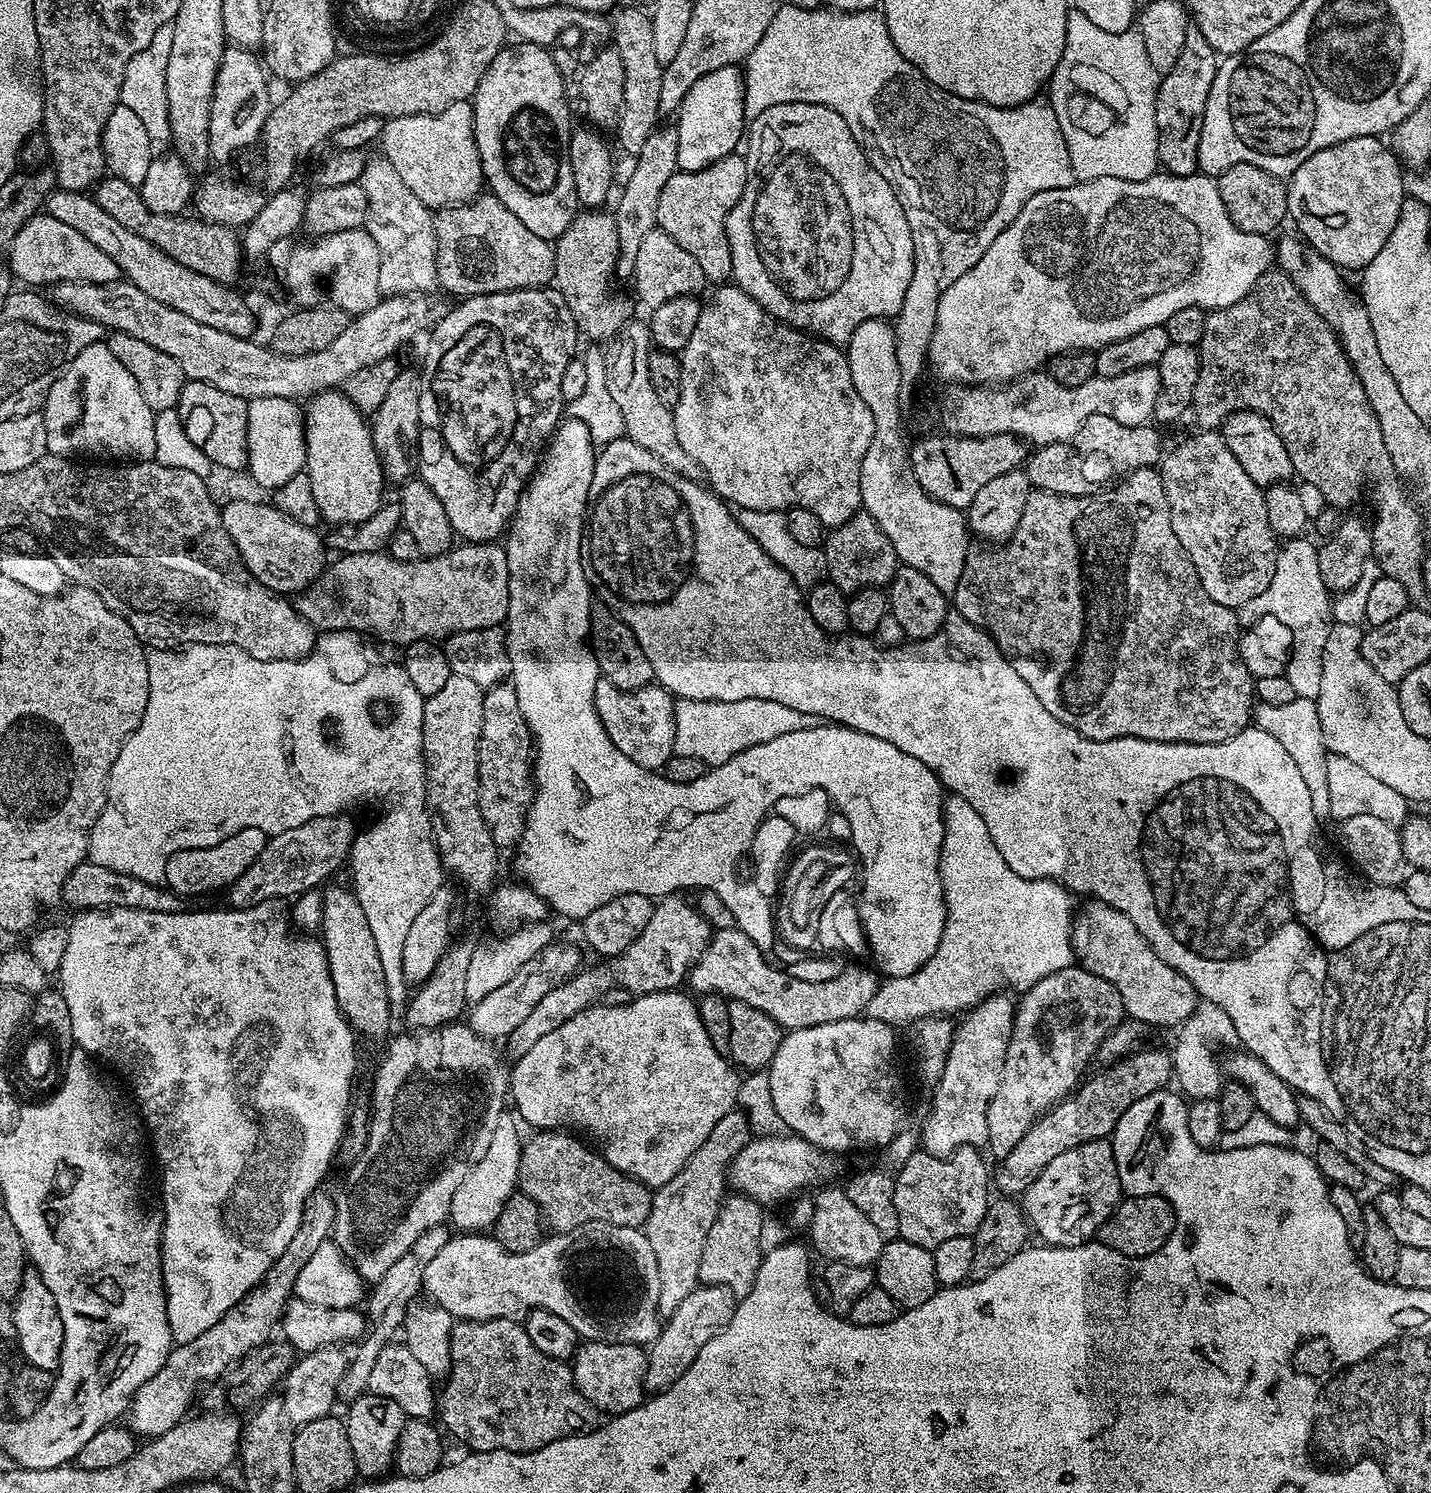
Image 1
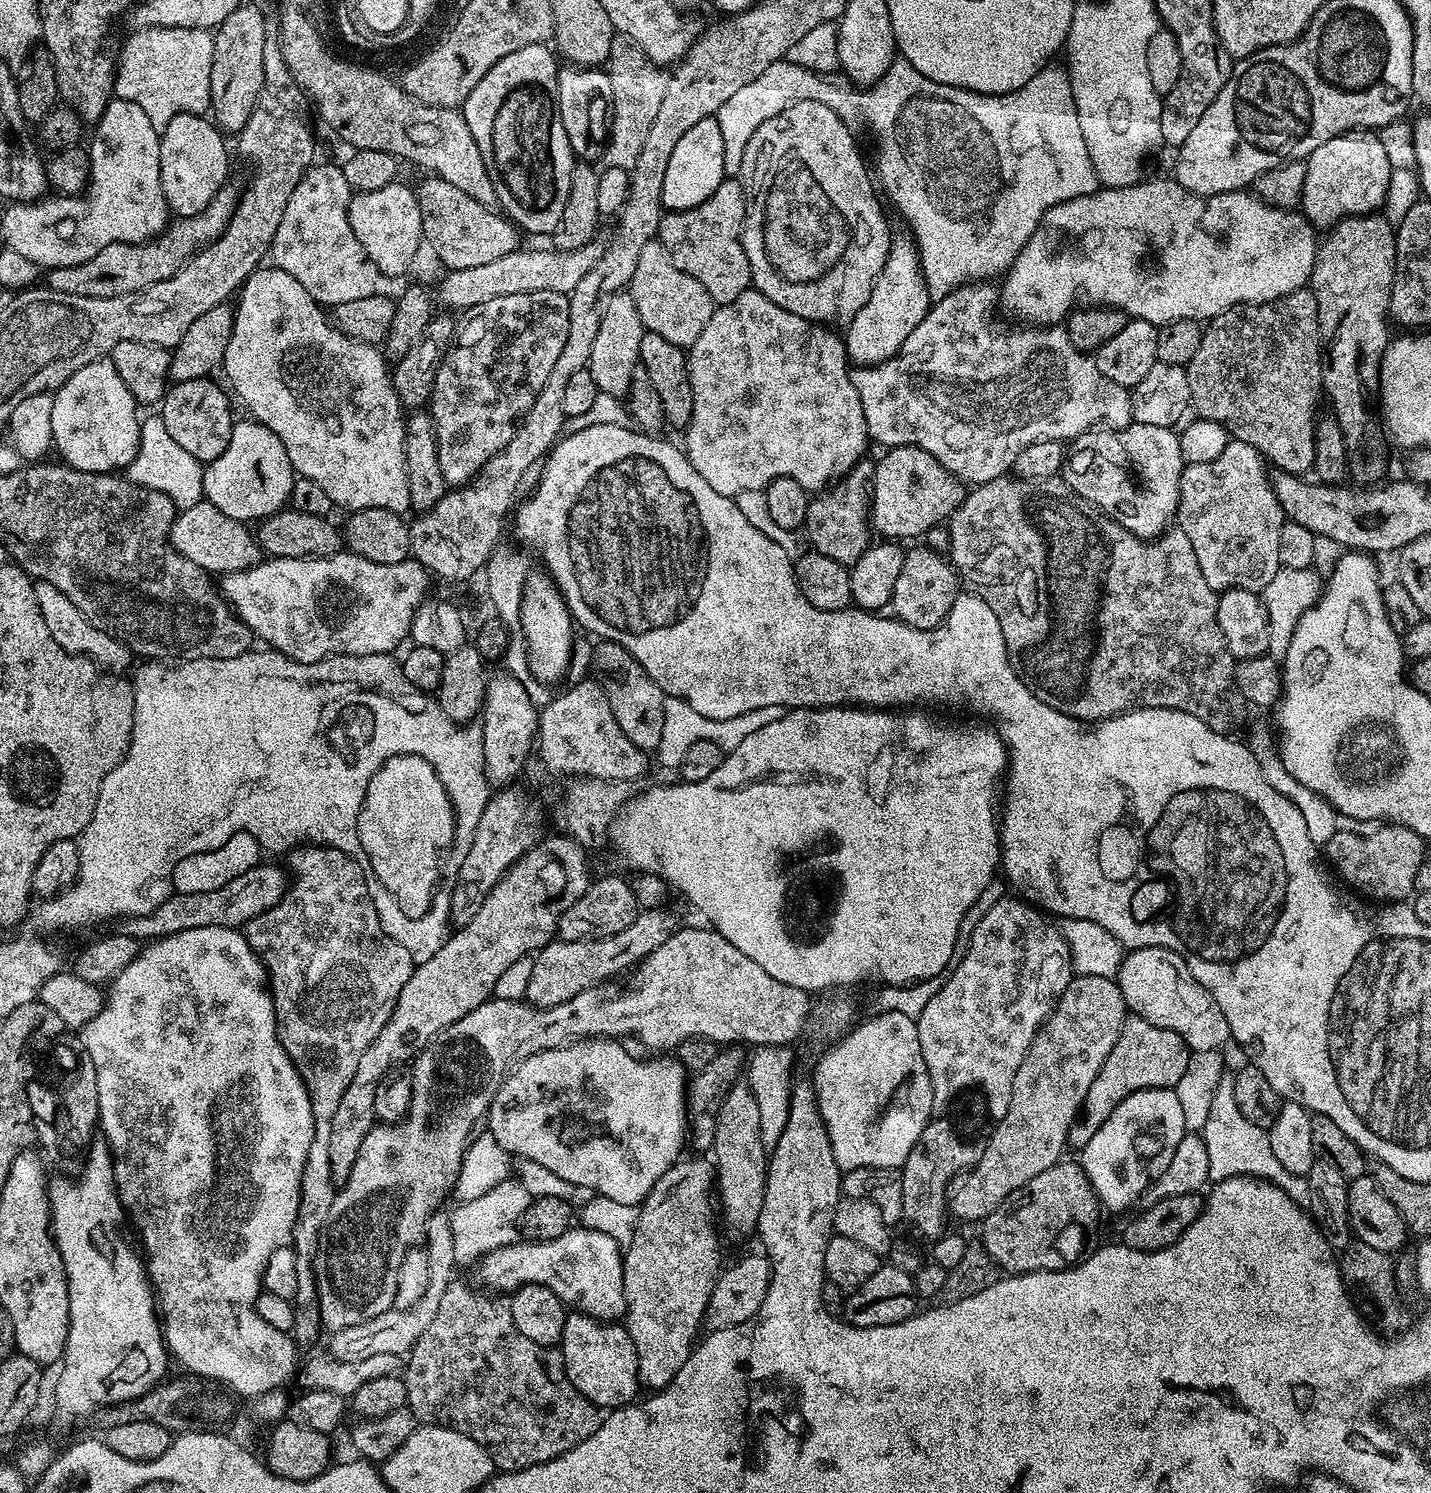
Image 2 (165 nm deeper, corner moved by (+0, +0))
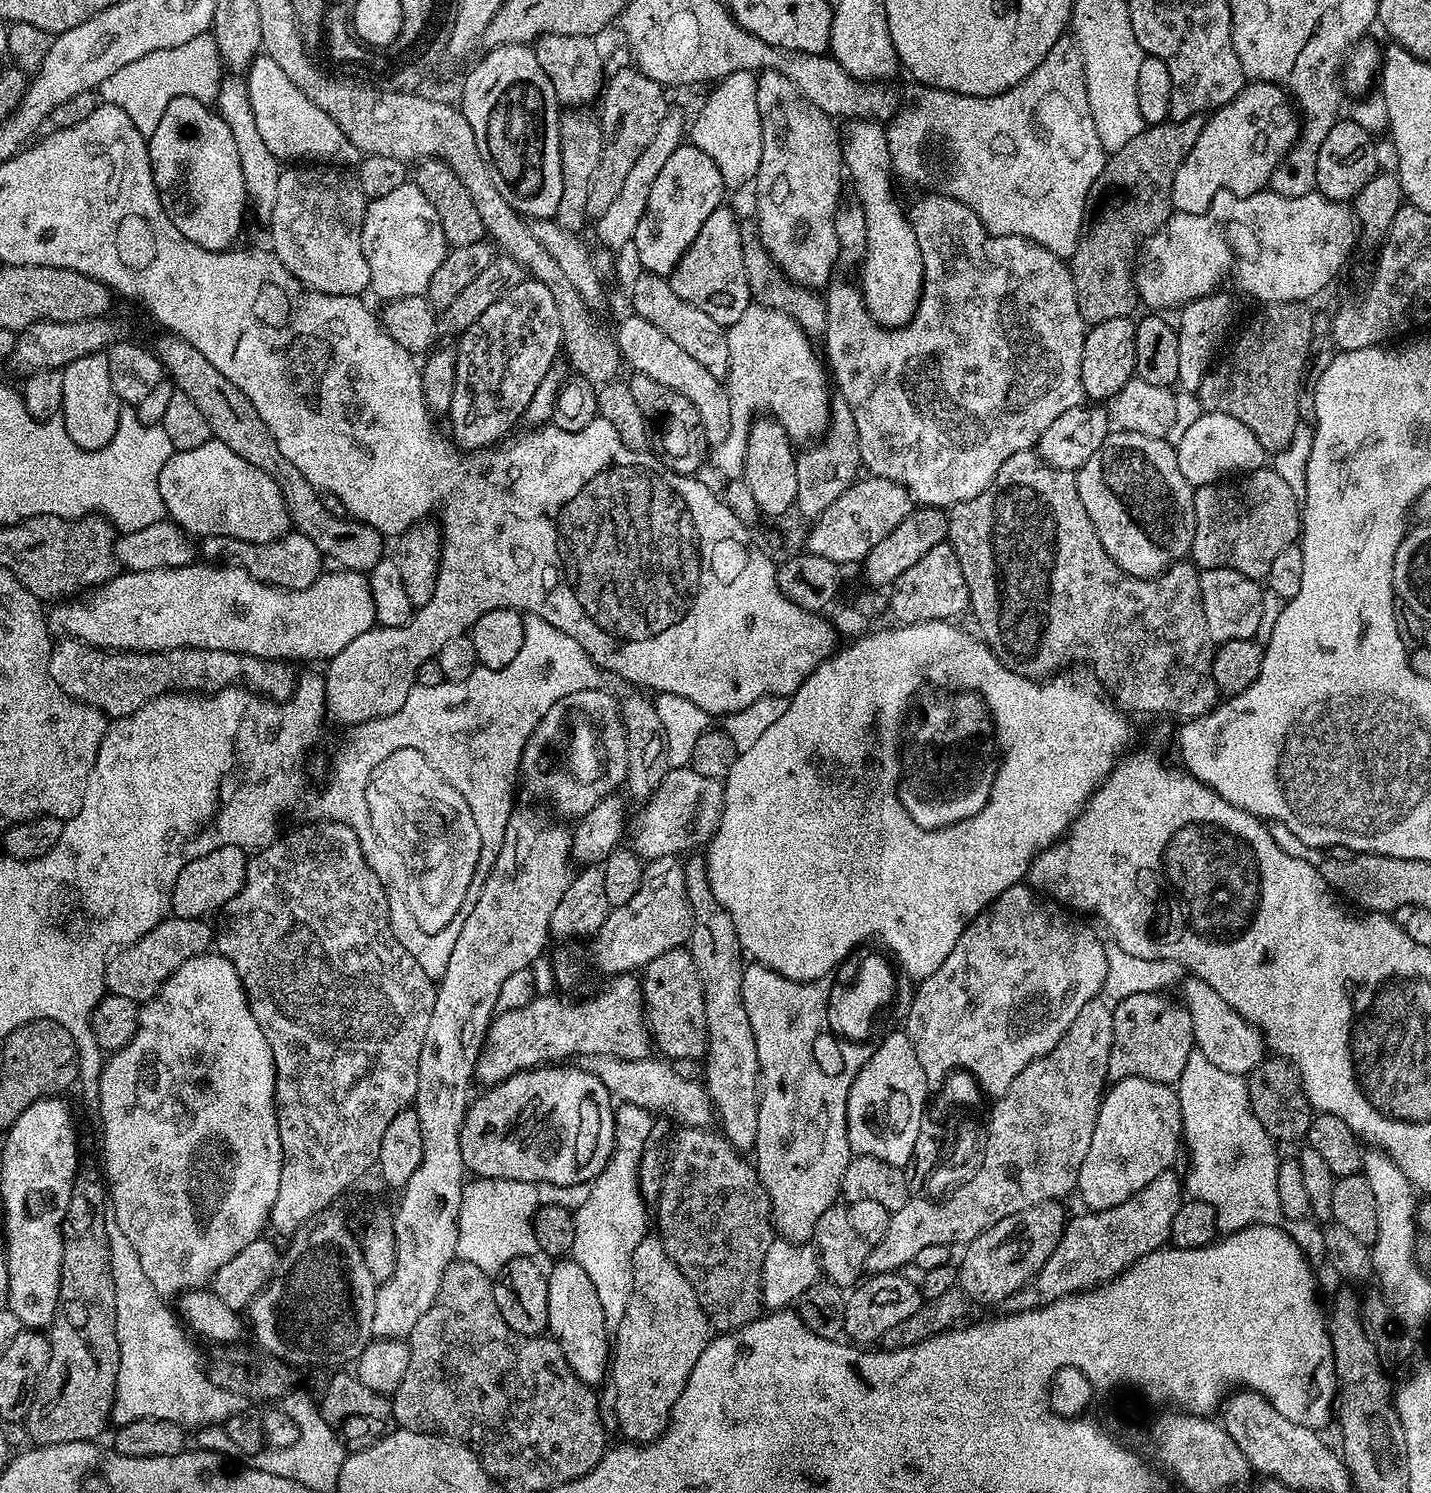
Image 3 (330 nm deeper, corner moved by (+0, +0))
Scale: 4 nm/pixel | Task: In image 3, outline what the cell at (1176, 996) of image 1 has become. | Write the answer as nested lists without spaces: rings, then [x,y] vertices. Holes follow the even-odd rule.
[[[1189,975],[1179,985],[1178,991],[1184,995],[1182,1003],[1194,1022],[1196,1048],[1202,1054],[1206,1054],[1206,1058],[1210,1058],[1214,1066],[1219,1066],[1230,1074],[1247,1077],[1249,1072],[1265,1060],[1266,1041],[1259,1028],[1255,1028],[1249,1020],[1242,1018],[1242,1014],[1238,1014],[1238,1010],[1234,1010],[1230,1002],[1225,1002],[1222,994],[1218,994],[1218,990],[1214,990],[1214,986]]]

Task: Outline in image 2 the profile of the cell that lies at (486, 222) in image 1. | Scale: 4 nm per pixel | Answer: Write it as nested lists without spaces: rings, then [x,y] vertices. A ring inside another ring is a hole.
[[[439,178],[426,179],[430,180],[422,181],[418,187],[424,240],[427,247],[428,244],[432,247],[433,254],[445,264],[445,269],[466,270],[470,266],[483,266],[521,247],[521,233],[507,215],[501,214],[495,207],[478,202],[466,194],[466,190],[450,186],[450,182]]]

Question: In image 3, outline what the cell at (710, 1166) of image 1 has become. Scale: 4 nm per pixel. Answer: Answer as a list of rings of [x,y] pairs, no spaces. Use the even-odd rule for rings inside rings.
[[[648,1234],[634,1250],[633,1292],[621,1322],[614,1329],[614,1351],[610,1356],[610,1384],[612,1380],[612,1392],[616,1395],[616,1424],[625,1441],[647,1444],[657,1440],[668,1429],[674,1402],[678,1402],[690,1378],[690,1370],[694,1370],[694,1362],[698,1362],[713,1335],[712,1323],[698,1302],[698,1294],[694,1294],[694,1286],[690,1286],[682,1270],[666,1254],[664,1241],[659,1235]]]

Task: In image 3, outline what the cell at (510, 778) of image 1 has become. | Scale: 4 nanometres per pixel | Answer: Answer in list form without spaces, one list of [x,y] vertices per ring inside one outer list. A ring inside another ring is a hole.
[[[690,766],[669,768],[658,790],[646,802],[641,803],[639,808],[640,813],[636,817],[633,815],[630,820],[632,851],[644,862],[663,856],[679,857],[680,852],[699,849],[696,848],[699,844],[700,847],[707,845],[712,839],[722,818],[724,786],[719,780],[698,774]]]

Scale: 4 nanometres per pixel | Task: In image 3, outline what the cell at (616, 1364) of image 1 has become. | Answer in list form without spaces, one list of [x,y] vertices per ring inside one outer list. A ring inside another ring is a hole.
[[[560,1258],[547,1273],[548,1289],[546,1290],[546,1307],[550,1309],[548,1315],[548,1332],[552,1339],[558,1342],[570,1370],[583,1384],[597,1386],[596,1384],[605,1383],[606,1377],[610,1372],[610,1329],[608,1328],[602,1314],[601,1303],[598,1302],[597,1291],[590,1282],[590,1277],[582,1270],[582,1266],[573,1258]]]

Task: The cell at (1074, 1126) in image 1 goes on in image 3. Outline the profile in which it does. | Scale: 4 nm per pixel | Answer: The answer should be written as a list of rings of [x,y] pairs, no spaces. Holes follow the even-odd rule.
[[[1164,992],[1130,994],[1130,998],[1115,1001],[1112,1009],[1114,1018],[1114,1042],[1110,1050],[1109,1081],[1125,1080],[1131,1076],[1146,1078],[1150,1082],[1175,1085],[1182,1078],[1182,1069],[1186,1067],[1186,1058],[1196,1048],[1194,1022],[1183,1003],[1174,1001]]]

